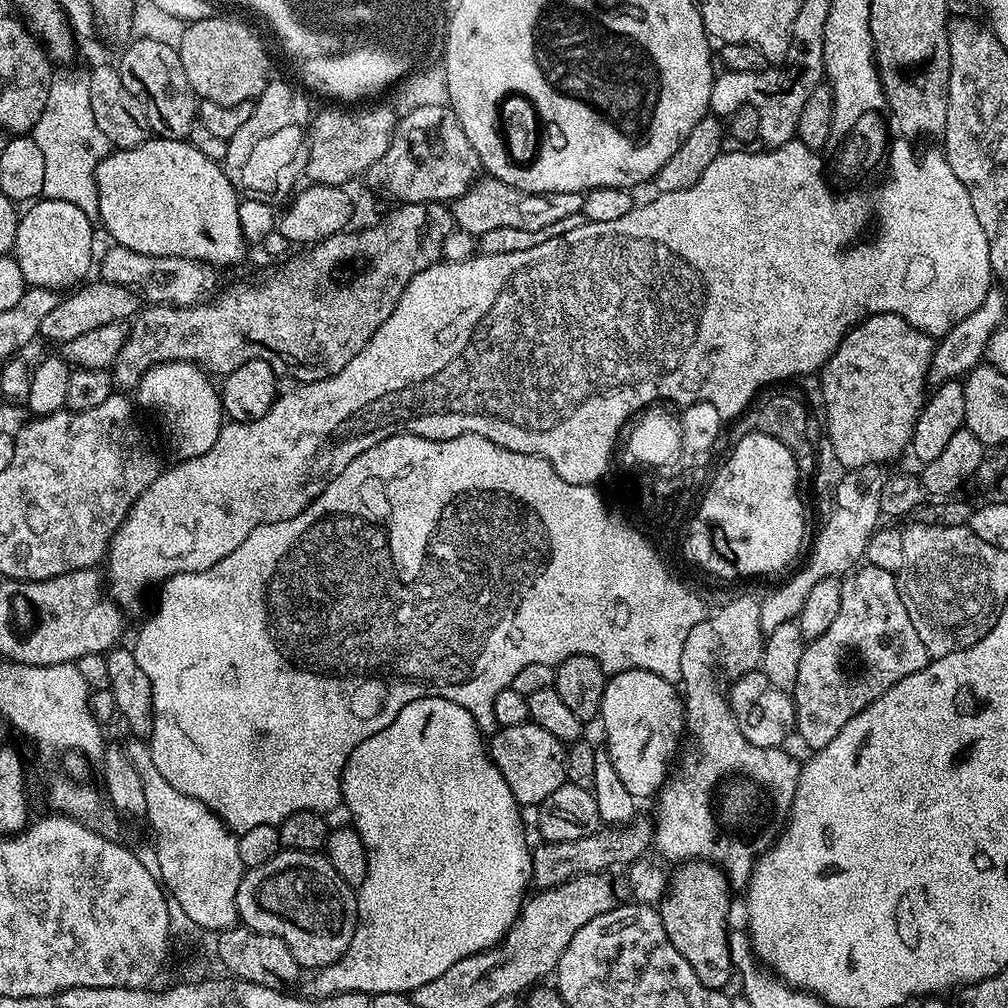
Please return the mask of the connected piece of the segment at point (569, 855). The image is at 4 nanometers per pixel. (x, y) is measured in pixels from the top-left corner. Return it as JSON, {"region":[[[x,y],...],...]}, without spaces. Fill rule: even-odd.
{"region":[[[637,818],[623,826],[604,826],[600,831],[574,842],[540,842],[532,853],[532,884],[543,890],[562,886],[575,876],[594,876],[607,873],[615,864],[627,866],[647,857],[654,844],[654,824],[651,819]]]}

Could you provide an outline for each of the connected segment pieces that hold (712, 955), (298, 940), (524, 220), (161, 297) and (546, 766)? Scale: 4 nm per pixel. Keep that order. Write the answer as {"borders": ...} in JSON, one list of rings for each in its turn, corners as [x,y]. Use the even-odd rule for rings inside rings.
{"borders":[[[[690,860],[677,868],[680,869],[671,873],[668,891],[658,904],[662,926],[666,926],[666,938],[670,938],[674,950],[690,962],[706,987],[727,989],[727,984],[734,980],[728,949],[728,911],[732,908],[733,895],[728,877],[721,868],[707,860]]],[[[294,849],[282,850],[266,866],[258,866],[245,871],[238,886],[236,895],[236,915],[239,923],[246,928],[252,928],[262,934],[274,934],[274,938],[282,938],[286,946],[300,963],[301,969],[319,970],[335,960],[341,960],[344,951],[356,933],[356,892],[334,870],[327,855],[319,851],[304,851]]],[[[485,175],[477,179],[475,184],[459,198],[451,201],[452,218],[457,229],[469,232],[472,237],[479,238],[486,230],[499,230],[502,226],[510,226],[514,230],[542,230],[566,218],[566,214],[578,214],[584,210],[583,192],[523,192],[506,182]]],[[[113,243],[111,247],[105,250],[101,260],[99,257],[99,279],[106,281],[107,284],[126,286],[133,292],[142,294],[143,299],[149,305],[173,304],[190,308],[193,304],[207,301],[217,291],[216,275],[218,272],[213,265],[201,264],[198,260],[181,256],[138,254],[138,250],[130,250],[118,243]]],[[[527,722],[509,728],[501,727],[491,740],[492,763],[498,766],[500,779],[506,782],[509,793],[515,798],[517,805],[539,806],[543,800],[550,798],[550,794],[554,794],[554,790],[558,790],[558,786],[566,782],[566,746],[561,740],[554,738],[554,734],[542,730],[542,726]]]]}

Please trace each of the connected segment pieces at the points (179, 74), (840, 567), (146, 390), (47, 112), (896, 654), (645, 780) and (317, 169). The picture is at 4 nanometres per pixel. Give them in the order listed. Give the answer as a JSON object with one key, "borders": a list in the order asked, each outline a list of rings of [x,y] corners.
{"borders":[[[[152,36],[133,39],[123,49],[118,61],[122,83],[130,90],[148,113],[151,131],[162,140],[187,140],[190,130],[198,123],[198,97],[192,91],[190,82],[186,82],[186,70],[182,70],[182,58],[175,47],[164,40],[155,40]]],[[[878,464],[865,468],[849,468],[845,471],[842,482],[838,482],[835,505],[832,511],[823,517],[824,525],[816,536],[816,545],[812,548],[808,565],[793,580],[786,581],[781,588],[774,589],[768,597],[760,600],[760,621],[766,634],[778,630],[782,622],[790,622],[799,617],[802,602],[806,602],[806,594],[810,594],[814,582],[822,582],[822,578],[827,576],[843,577],[864,560],[868,539],[876,533],[882,520],[880,491],[885,475],[885,469]]],[[[175,360],[169,364],[156,365],[141,378],[140,384],[134,389],[139,407],[149,408],[160,415],[160,420],[172,439],[177,461],[198,458],[198,454],[206,454],[206,450],[218,442],[225,415],[220,393],[217,385],[212,385],[212,380],[213,377],[197,364]]],[[[57,75],[46,94],[46,106],[30,133],[38,142],[42,158],[46,162],[46,182],[42,182],[42,196],[45,200],[72,202],[89,217],[98,213],[98,190],[96,189],[96,168],[104,161],[110,145],[94,120],[90,108],[90,90],[87,79],[80,76]]],[[[871,566],[857,567],[843,577],[842,606],[830,630],[804,645],[802,662],[798,662],[798,682],[794,682],[790,693],[792,703],[796,705],[795,735],[800,735],[801,742],[808,750],[830,746],[830,742],[838,738],[838,730],[842,730],[842,726],[846,726],[854,714],[866,710],[866,706],[882,698],[890,686],[922,670],[929,662],[926,646],[922,646],[922,638],[918,638],[914,622],[910,622],[910,614],[906,614],[906,606],[902,606],[902,598],[896,589],[896,576]]],[[[637,668],[609,675],[608,685],[602,694],[602,706],[598,720],[599,723],[604,723],[604,736],[608,739],[606,750],[610,754],[610,762],[614,770],[618,770],[618,778],[622,778],[626,790],[630,790],[630,794],[637,798],[655,797],[669,779],[670,769],[681,747],[679,746],[680,735],[683,737],[686,732],[684,701],[677,685],[650,670],[638,670]]],[[[388,104],[362,106],[332,106],[324,108],[311,117],[306,129],[308,161],[304,167],[304,176],[314,184],[329,184],[335,188],[351,185],[355,176],[363,177],[392,141],[392,135],[398,123],[398,112]]]]}

